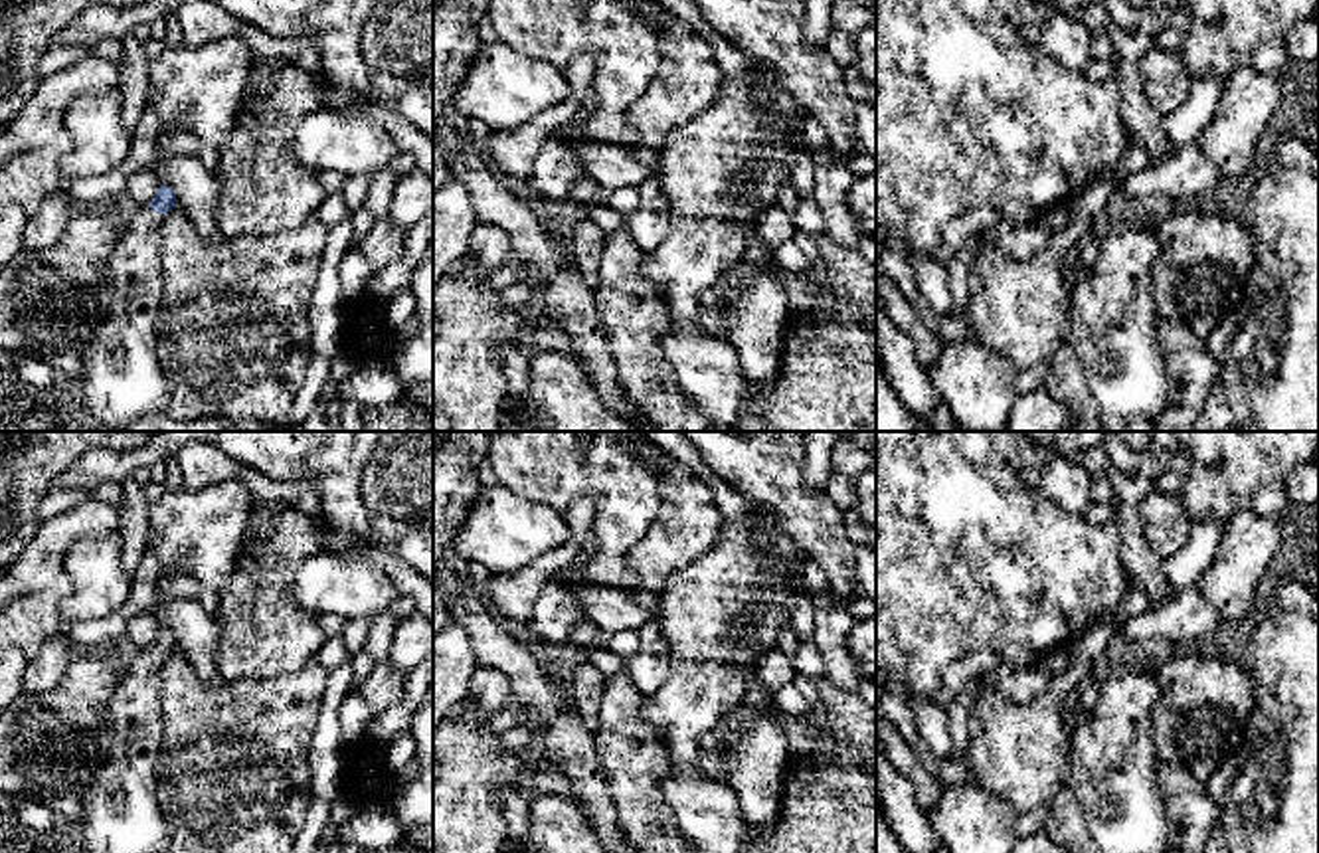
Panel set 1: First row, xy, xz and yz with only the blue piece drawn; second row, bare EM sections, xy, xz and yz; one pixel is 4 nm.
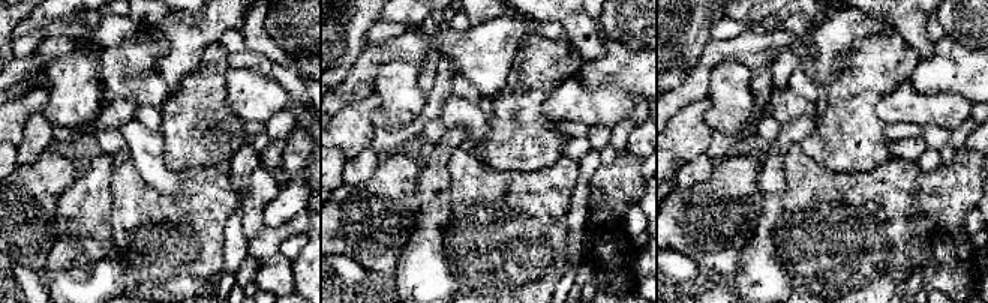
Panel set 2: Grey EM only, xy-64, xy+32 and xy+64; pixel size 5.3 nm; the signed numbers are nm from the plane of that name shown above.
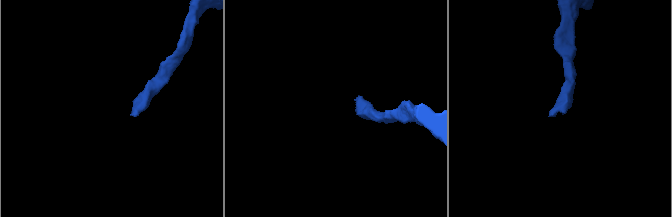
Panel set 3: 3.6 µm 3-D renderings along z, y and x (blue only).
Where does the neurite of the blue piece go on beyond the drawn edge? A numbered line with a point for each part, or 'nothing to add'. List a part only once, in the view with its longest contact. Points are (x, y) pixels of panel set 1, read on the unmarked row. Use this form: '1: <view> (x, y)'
1: xy (121, 812)

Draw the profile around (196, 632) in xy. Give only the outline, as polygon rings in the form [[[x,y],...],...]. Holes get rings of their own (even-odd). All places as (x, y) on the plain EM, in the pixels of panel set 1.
[[[156,596],[150,614],[160,627],[176,635],[176,649],[186,655],[204,685],[227,685],[216,665],[220,625],[216,617],[200,606],[198,598],[178,600],[172,596]]]

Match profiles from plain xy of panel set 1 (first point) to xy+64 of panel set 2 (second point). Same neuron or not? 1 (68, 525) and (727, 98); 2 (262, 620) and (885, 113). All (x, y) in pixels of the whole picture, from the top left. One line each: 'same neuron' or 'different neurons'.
1: different neurons
2: different neurons

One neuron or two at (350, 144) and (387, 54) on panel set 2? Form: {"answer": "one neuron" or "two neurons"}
{"answer": "two neurons"}

